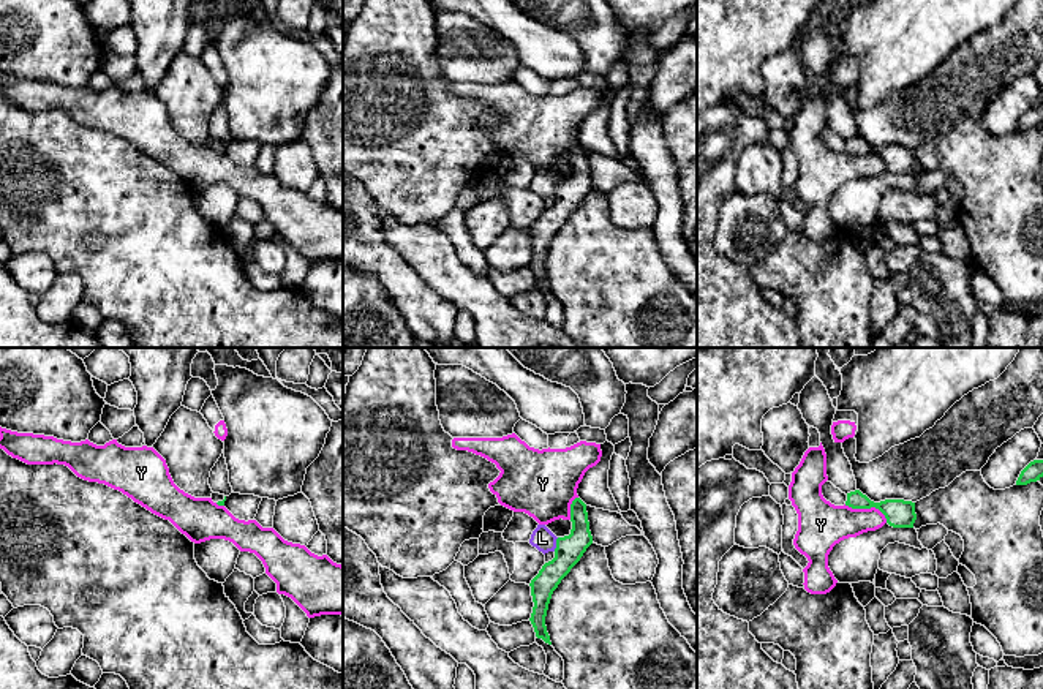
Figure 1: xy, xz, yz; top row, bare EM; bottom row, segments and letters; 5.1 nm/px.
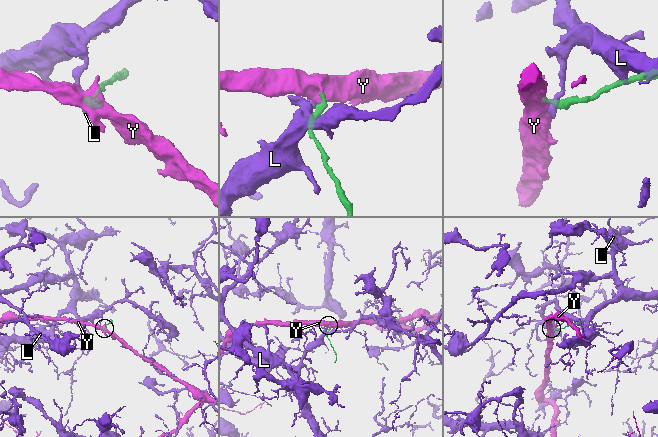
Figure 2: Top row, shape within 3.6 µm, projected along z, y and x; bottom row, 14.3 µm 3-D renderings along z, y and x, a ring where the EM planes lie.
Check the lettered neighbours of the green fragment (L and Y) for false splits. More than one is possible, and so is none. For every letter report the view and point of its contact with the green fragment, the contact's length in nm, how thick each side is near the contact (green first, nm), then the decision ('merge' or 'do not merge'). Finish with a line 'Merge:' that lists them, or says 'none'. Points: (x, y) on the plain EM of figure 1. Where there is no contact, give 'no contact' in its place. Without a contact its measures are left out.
L: contact xz (557, 190); length 80 nm; calibres 140 and 110 nm; do not merge
Y: contact yz (868, 154); length 240 nm; calibres 140 and 240 nm; do not merge
Merge: none

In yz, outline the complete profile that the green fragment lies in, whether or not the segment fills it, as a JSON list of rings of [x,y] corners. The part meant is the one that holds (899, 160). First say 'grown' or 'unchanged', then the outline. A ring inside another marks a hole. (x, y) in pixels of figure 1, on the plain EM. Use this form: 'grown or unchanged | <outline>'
grown | [[[828,126],[822,131],[822,141],[834,152],[845,150],[852,155],[875,153],[885,161],[887,169],[893,174],[913,174],[913,169],[917,166],[915,149],[912,147],[885,145],[880,149],[874,149],[860,136],[845,141]]]

